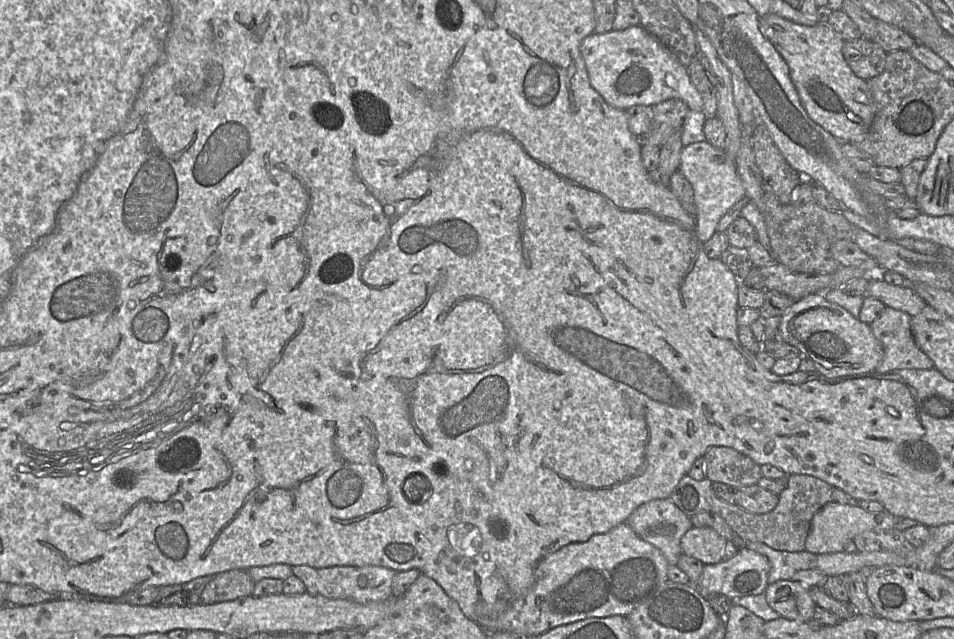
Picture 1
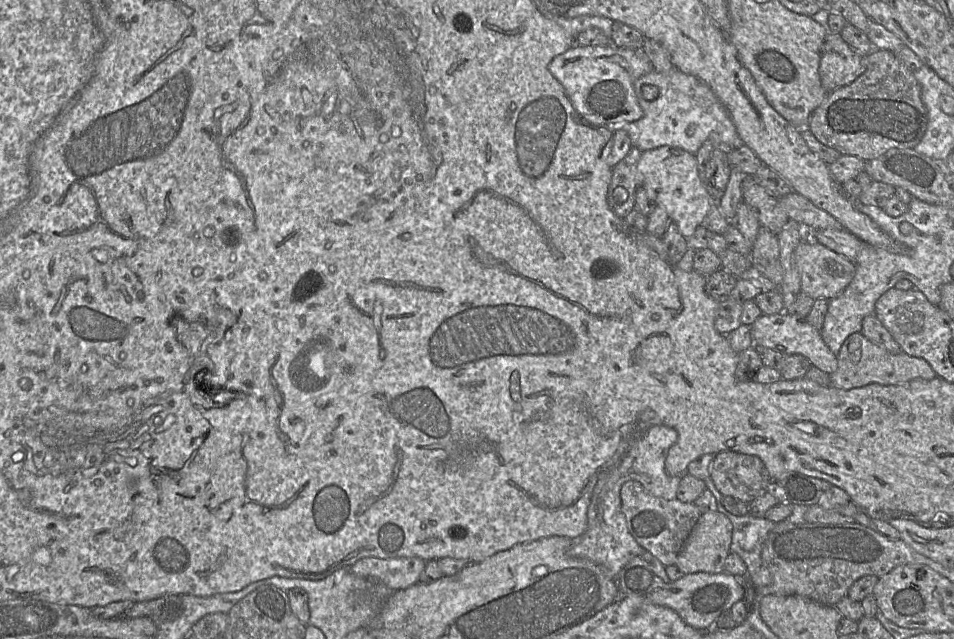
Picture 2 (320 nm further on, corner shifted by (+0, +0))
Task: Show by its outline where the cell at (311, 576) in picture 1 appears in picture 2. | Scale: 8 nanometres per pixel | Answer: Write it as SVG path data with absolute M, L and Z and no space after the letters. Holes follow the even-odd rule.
M366 557L349 567L357 576L374 578L396 590L406 589L418 582L426 561L420 557L381 559Z

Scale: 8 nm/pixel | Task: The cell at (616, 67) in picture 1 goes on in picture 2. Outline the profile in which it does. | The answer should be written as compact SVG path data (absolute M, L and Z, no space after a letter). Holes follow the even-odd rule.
M614 44L606 46L573 45L566 52L555 56L548 65L551 74L559 81L573 108L586 122L614 128L622 123L643 117L634 82L654 70L643 49L621 48Z

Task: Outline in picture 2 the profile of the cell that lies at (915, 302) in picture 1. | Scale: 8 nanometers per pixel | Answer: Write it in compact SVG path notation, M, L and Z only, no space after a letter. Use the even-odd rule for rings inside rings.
M812 239L799 243L795 259L801 292L814 300L829 300L838 296L850 284L856 272L855 262Z

